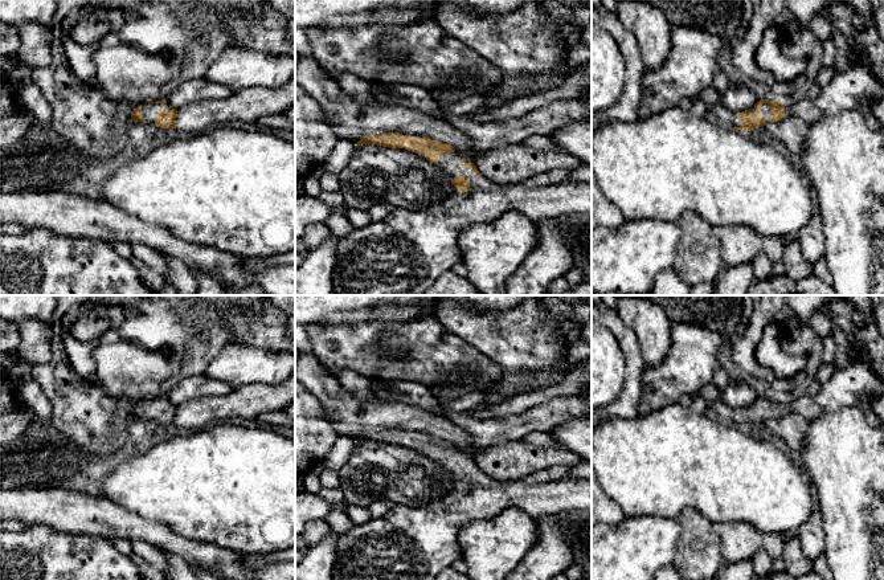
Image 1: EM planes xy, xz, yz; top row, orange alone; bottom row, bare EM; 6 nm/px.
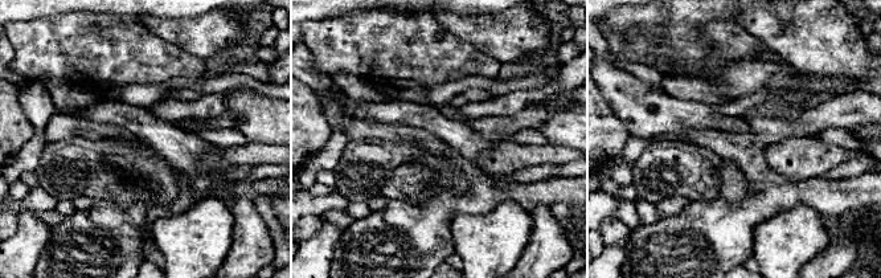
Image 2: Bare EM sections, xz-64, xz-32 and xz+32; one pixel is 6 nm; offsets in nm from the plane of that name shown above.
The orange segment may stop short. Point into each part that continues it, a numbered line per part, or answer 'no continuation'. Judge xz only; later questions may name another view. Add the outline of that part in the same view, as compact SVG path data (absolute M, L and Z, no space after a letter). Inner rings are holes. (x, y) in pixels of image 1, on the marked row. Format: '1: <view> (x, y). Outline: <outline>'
1: xz (404, 254). Outline: M457 151L442 154L438 159L438 166L450 180L455 176L470 180L467 192L455 191L445 203L421 209L394 207L385 220L372 221L340 237L332 270L332 295L423 295L443 273L461 261L458 236L467 225L494 221L508 211L517 211L536 224L554 220L560 215L592 212L592 180L502 188L482 175L474 176L472 168L466 168L464 163L468 159Z

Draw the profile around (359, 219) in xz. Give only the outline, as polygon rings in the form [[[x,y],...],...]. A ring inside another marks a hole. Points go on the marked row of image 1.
[[[349,208],[345,216],[352,224],[353,229],[364,228],[372,222],[368,211]]]

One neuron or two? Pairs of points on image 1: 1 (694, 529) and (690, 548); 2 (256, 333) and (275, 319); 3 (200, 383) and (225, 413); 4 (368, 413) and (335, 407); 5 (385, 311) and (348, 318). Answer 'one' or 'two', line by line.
1: one
2: one
3: two
4: one
5: one

